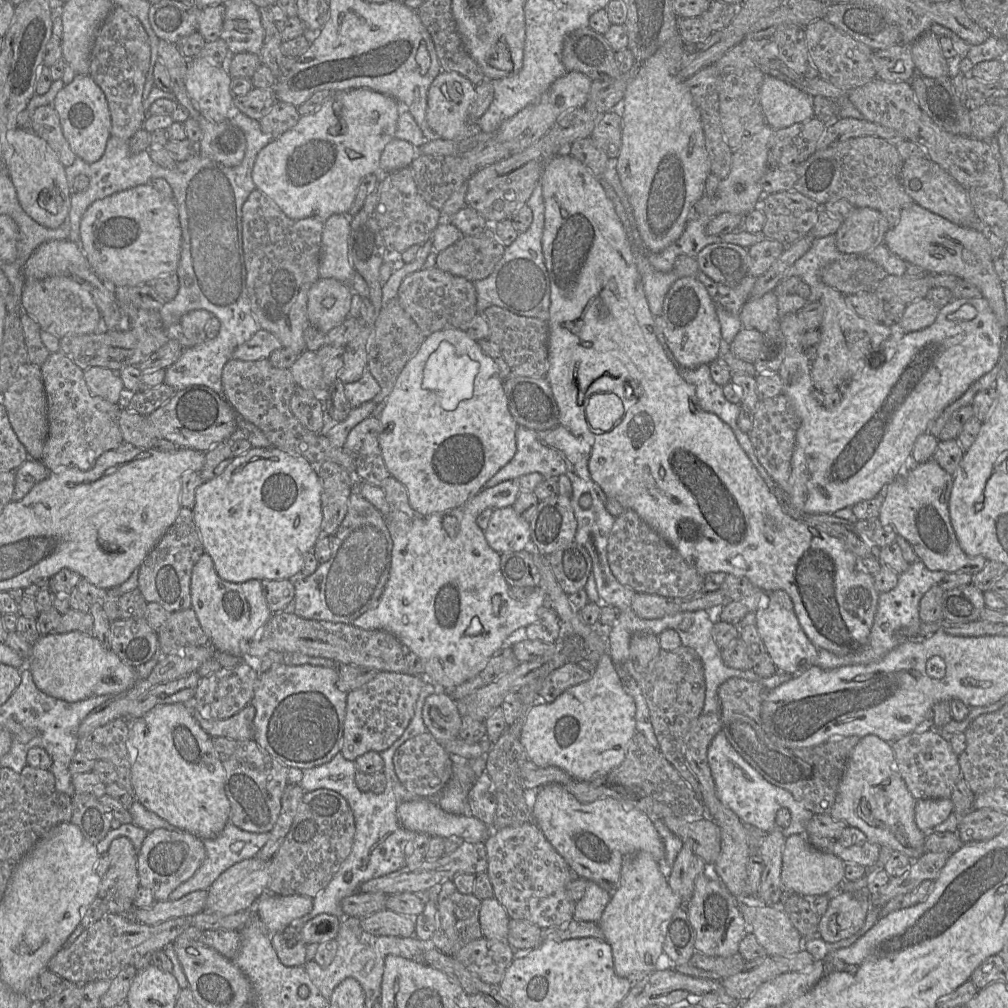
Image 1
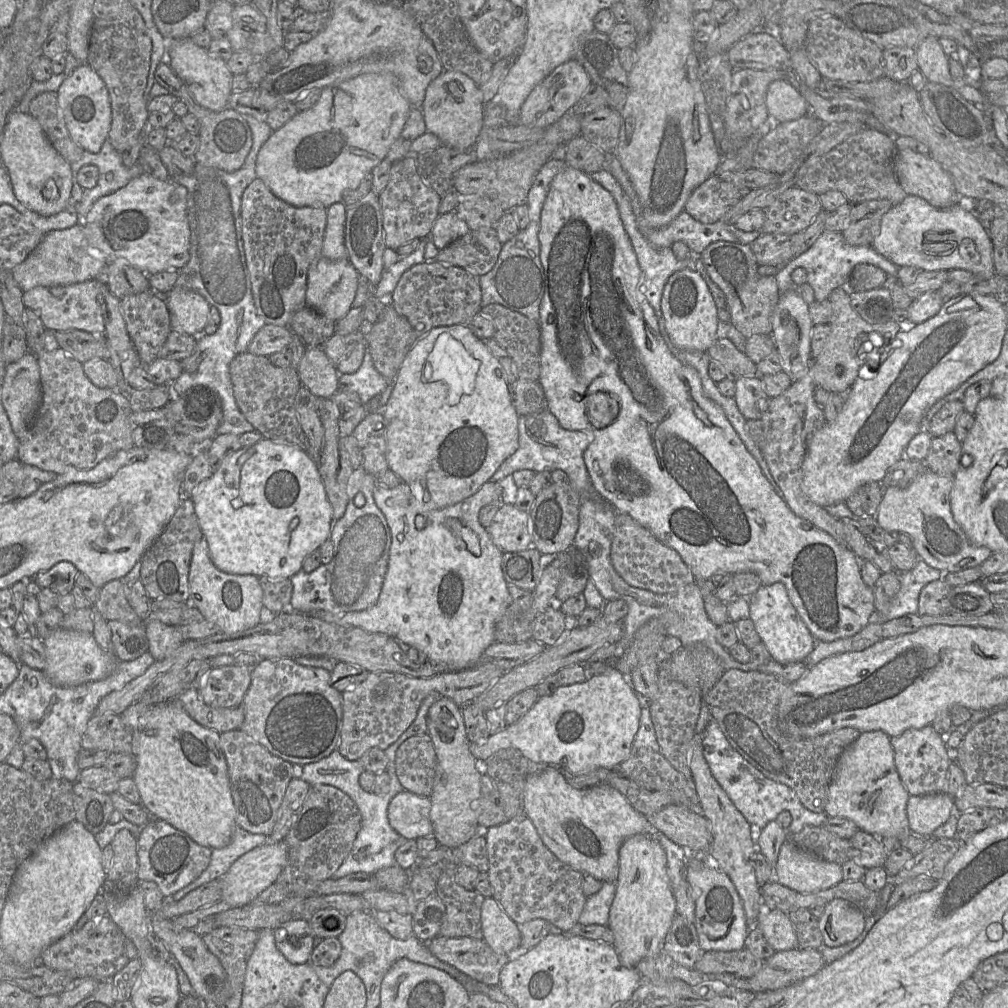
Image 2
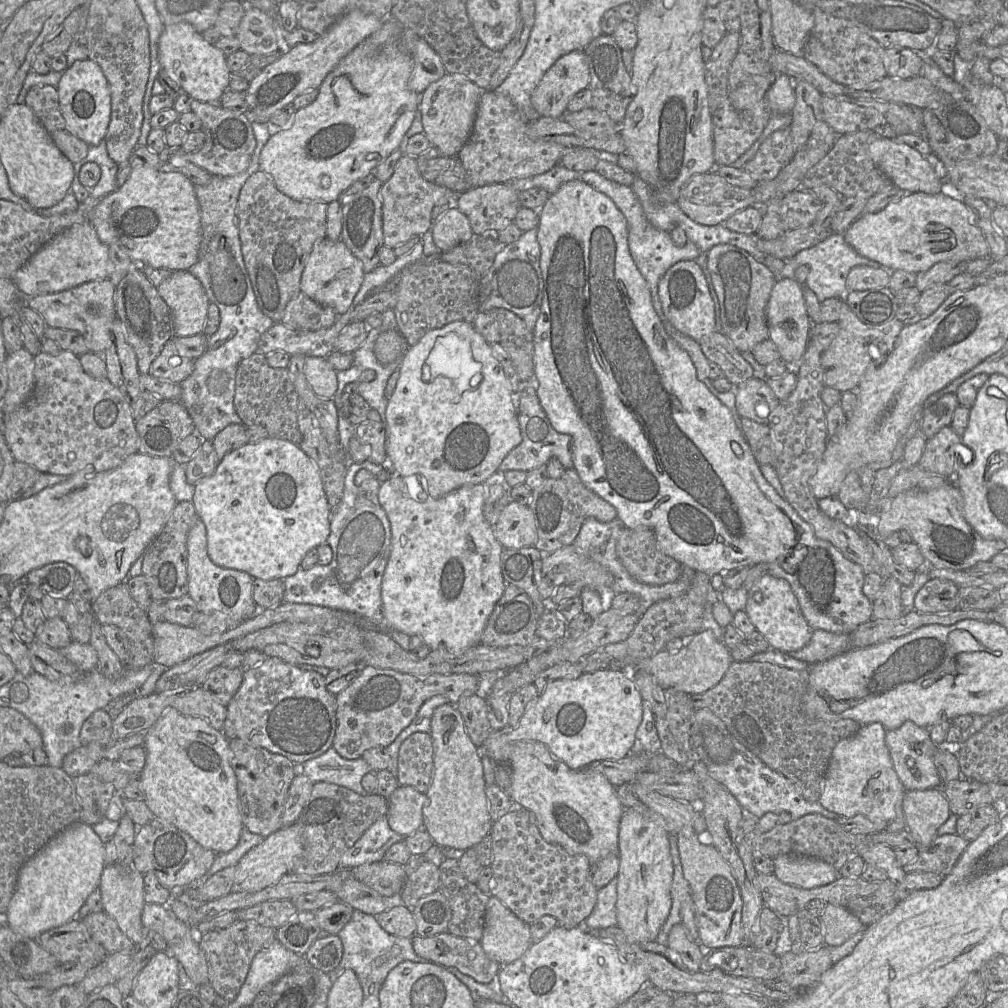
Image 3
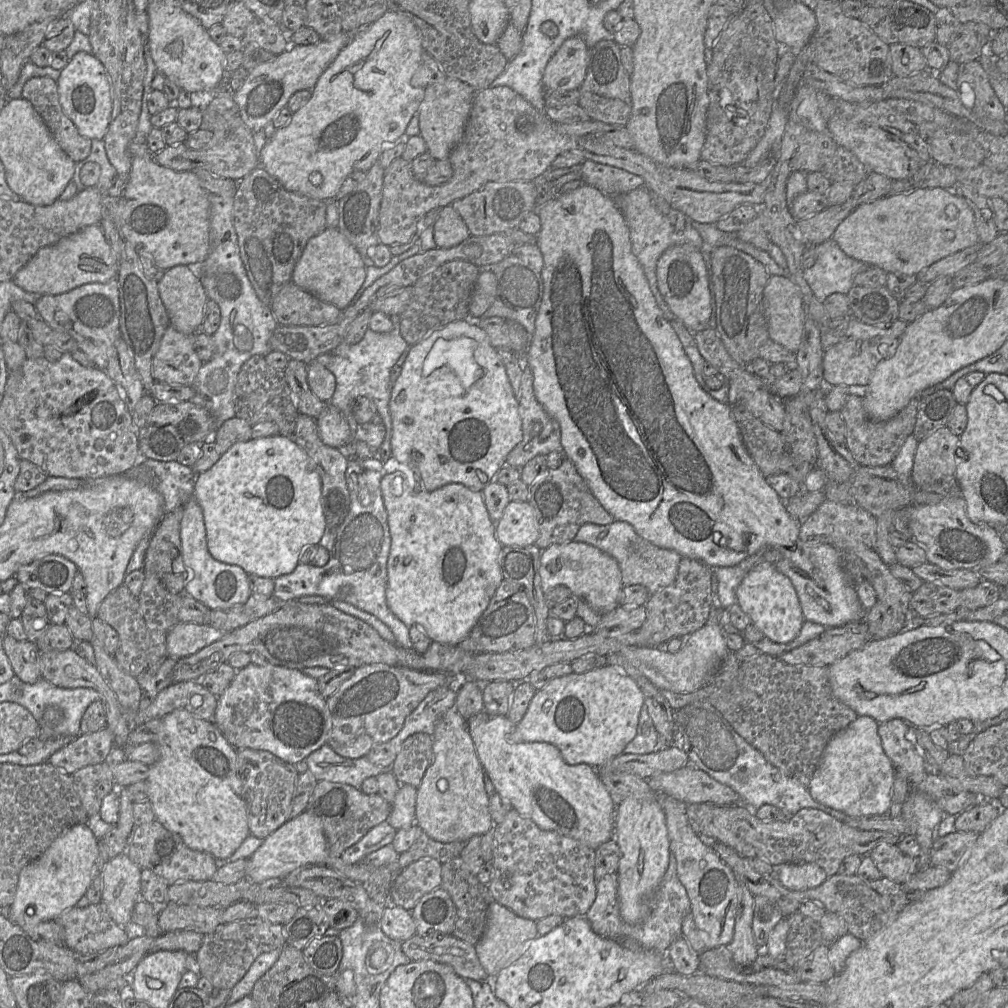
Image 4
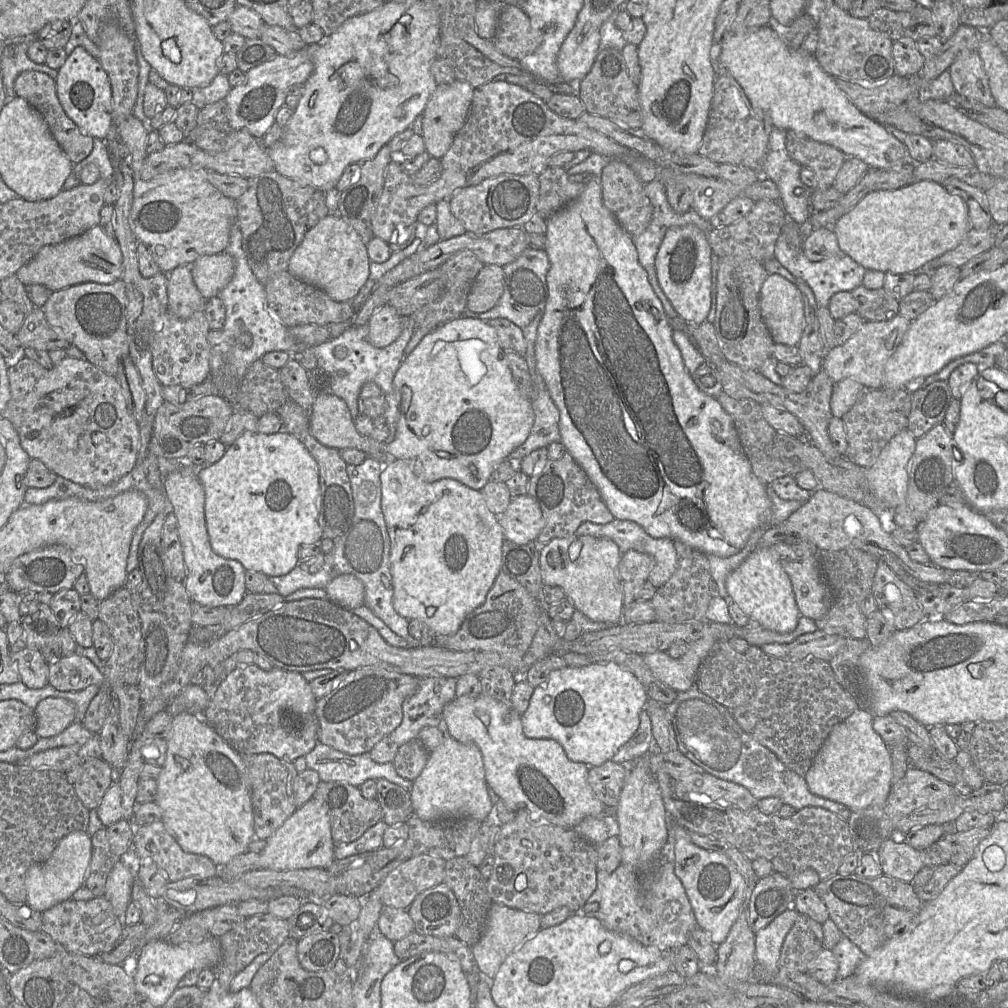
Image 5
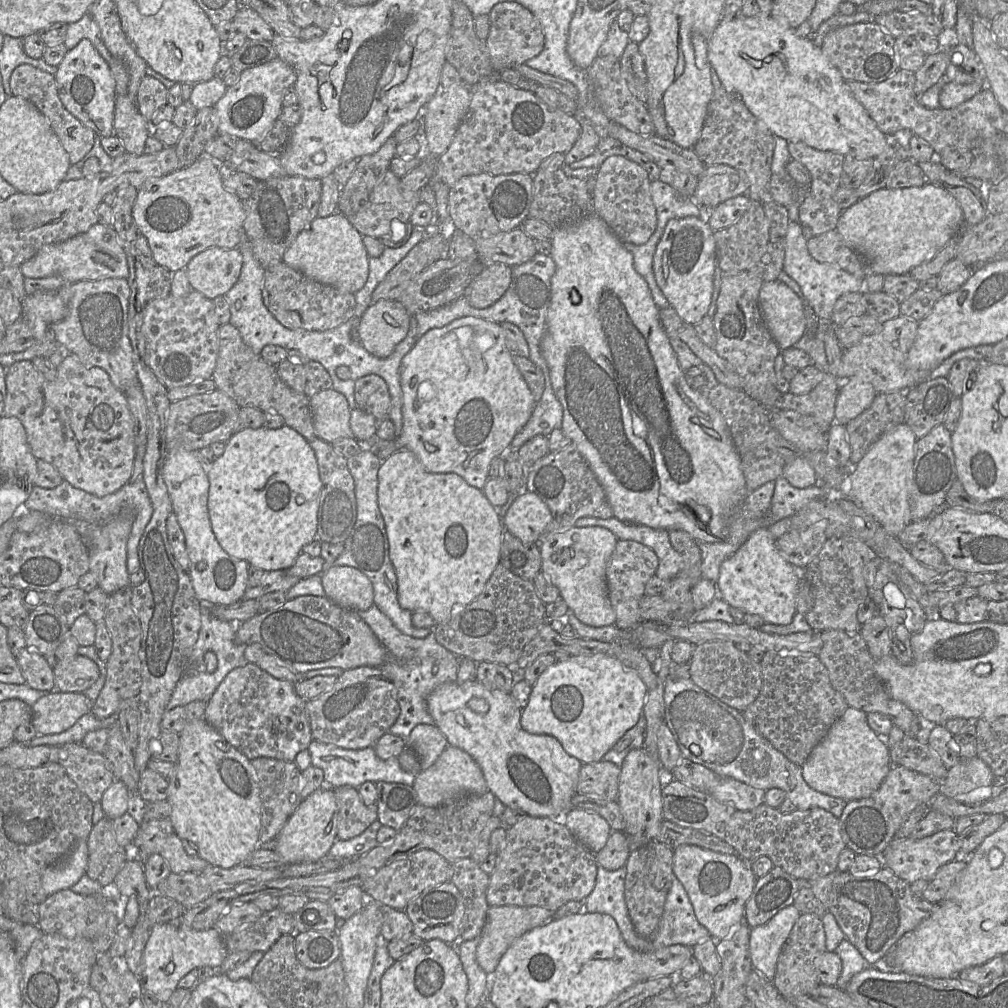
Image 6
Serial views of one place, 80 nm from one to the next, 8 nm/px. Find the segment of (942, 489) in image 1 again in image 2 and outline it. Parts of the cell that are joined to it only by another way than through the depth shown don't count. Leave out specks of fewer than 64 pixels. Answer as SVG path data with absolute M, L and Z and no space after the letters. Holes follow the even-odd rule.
M926 470L905 488L884 488L881 503L874 516L884 530L909 535L918 557L943 573L981 566L993 553L985 546L973 545L954 520L950 508L952 487L953 477Z

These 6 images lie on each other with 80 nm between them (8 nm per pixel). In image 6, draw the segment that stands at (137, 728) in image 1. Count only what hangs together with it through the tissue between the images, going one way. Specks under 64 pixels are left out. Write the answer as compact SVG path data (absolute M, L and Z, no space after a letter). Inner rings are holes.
M203 718L194 719L188 722L179 735L178 759L174 764L173 771L168 781L166 801L171 806L169 820L172 824L174 833L180 839L183 849L188 856L198 857L206 861L209 865L229 869L241 865L247 857L254 852L259 845L259 831L261 826L261 801L257 778L251 761L240 753L237 749L228 744L225 739L212 728Z

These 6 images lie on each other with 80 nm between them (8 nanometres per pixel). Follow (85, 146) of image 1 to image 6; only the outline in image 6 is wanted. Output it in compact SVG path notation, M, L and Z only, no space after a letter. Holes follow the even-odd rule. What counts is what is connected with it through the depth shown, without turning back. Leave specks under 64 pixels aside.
M84 38L68 50L55 74L56 88L63 106L97 136L114 135L115 80L108 63L90 40Z

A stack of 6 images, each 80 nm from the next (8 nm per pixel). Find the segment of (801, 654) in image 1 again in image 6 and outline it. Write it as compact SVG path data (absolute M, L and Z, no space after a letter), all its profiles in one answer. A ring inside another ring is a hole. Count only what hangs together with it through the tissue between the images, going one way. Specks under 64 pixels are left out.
M767 527L752 532L739 549L721 564L717 589L721 599L744 614L757 614L765 623L787 625L797 612L801 574L782 556L775 541Z

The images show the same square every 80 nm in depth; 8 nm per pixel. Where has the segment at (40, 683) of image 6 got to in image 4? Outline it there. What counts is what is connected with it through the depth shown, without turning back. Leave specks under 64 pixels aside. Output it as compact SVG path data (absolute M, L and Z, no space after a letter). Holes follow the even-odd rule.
M3 635L3 648L20 680L34 684L42 678L38 662L39 649L35 643L18 641L9 635Z

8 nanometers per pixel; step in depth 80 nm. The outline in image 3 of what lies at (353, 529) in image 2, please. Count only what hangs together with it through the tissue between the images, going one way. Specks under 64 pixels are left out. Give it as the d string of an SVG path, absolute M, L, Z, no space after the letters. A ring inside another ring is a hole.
M350 462L347 467L344 492L340 505L332 511L330 533L326 543L332 549L332 559L327 565L316 563L309 569L300 567L297 572L284 578L283 602L312 604L331 609L353 612L368 619L380 630L386 630L382 613L381 584L382 577L391 552L391 530L386 512L378 500L381 482L372 476L356 485L355 475L362 470L362 462Z

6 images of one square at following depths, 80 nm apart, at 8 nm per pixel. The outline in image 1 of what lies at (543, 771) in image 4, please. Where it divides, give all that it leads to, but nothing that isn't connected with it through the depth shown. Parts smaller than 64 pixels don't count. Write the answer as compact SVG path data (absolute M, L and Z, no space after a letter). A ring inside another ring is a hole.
M559 783L536 789L531 819L580 878L594 881L613 897L619 887L624 856L640 851L652 854L667 878L672 873L659 832L649 816L630 801L607 797L582 803Z

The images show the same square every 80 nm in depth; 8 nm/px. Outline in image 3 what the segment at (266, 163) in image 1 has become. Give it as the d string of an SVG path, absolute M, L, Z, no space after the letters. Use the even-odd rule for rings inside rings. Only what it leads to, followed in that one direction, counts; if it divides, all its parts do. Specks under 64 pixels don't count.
M392 15L385 18L384 24L379 31L377 31L376 33L374 33L373 35L368 37L362 43L358 44L351 52L349 52L344 58L342 58L339 61L339 63L335 66L335 68L332 71L330 71L327 74L327 76L324 78L324 80L322 81L321 85L318 88L318 95L317 95L316 99L312 103L310 103L309 105L307 105L299 110L296 110L296 112L293 114L292 120L290 122L288 122L287 126L284 128L281 128L278 132L276 132L275 134L273 134L269 137L269 139L267 140L267 142L265 143L265 145L263 146L263 148L261 150L260 158L259 158L259 167L260 167L260 170L262 170L266 174L268 174L273 179L273 182L274 182L276 188L281 193L283 193L286 196L288 196L294 200L297 200L297 201L323 201L324 203L328 204L332 201L338 200L341 193L344 190L346 190L352 183L354 183L355 181L357 181L369 174L373 174L374 169L383 160L385 160L392 152L394 152L395 150L397 150L401 146L402 139L403 139L404 135L406 134L407 130L410 128L416 111L419 110L419 96L420 96L416 92L412 91L408 85L411 73L413 71L413 60L412 60L411 56L404 50L403 46L400 44L400 36L401 36L403 29L407 29L407 28L403 27L403 25L397 19L392 17Z

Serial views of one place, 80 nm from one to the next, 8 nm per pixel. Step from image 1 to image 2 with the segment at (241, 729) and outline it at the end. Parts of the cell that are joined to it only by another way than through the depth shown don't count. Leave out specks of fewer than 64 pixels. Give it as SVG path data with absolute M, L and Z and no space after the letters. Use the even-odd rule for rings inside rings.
M198 690L184 692L176 698L175 702L199 725L218 734L239 730L244 721L244 712L240 706L212 708L202 701Z

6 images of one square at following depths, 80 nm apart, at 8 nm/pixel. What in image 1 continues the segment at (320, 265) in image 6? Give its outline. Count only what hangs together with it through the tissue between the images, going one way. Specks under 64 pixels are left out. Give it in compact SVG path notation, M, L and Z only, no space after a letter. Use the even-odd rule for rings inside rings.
M319 278L310 288L307 302L309 323L327 334L348 316L352 287L334 278Z

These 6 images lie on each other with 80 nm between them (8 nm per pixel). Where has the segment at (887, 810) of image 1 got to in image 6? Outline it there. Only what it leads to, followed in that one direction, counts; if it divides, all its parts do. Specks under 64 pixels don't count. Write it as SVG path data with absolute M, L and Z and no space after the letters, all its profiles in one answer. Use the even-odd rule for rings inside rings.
M848 707L802 765L802 776L812 789L848 802L870 797L891 767L886 741L869 727L867 713Z

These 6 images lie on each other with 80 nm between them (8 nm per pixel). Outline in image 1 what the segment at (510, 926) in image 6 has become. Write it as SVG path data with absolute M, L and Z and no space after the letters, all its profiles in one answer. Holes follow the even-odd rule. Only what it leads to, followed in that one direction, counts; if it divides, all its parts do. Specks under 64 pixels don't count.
M495 897L482 900L479 922L485 938L507 941L509 920L508 913Z

